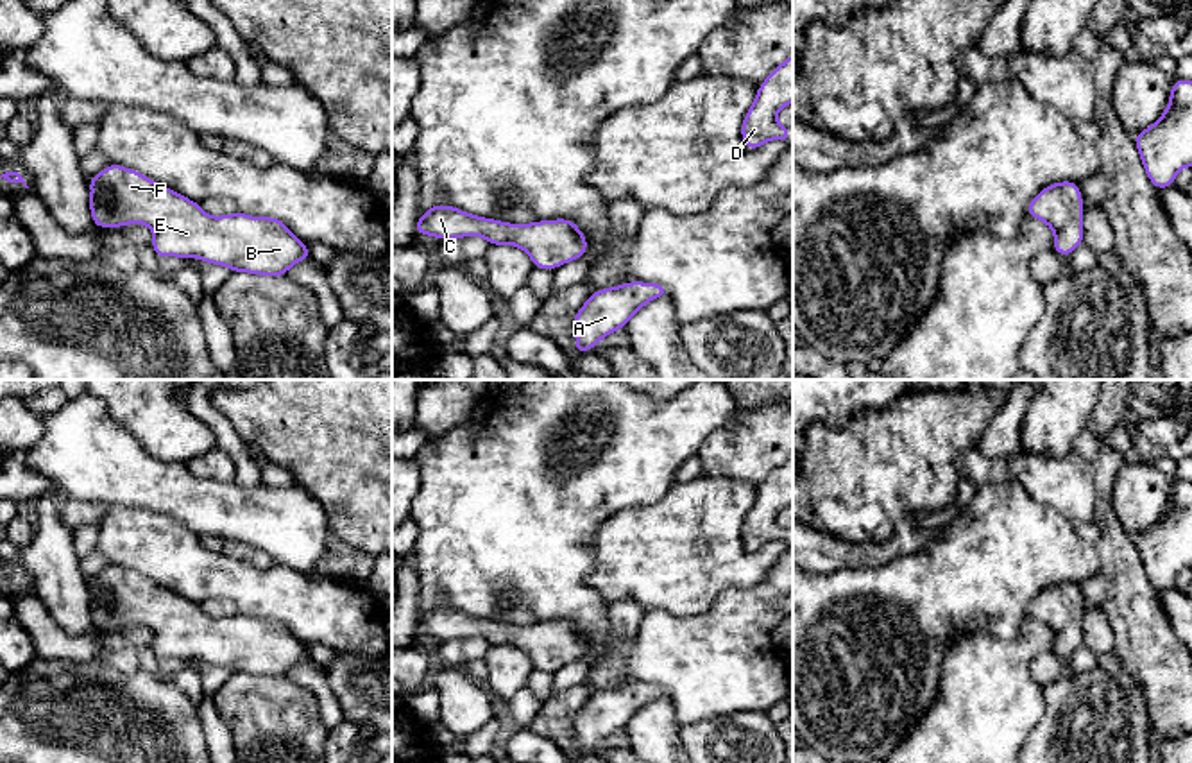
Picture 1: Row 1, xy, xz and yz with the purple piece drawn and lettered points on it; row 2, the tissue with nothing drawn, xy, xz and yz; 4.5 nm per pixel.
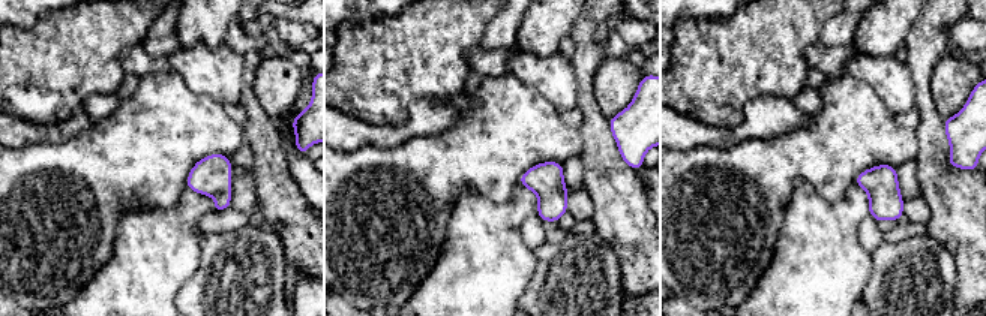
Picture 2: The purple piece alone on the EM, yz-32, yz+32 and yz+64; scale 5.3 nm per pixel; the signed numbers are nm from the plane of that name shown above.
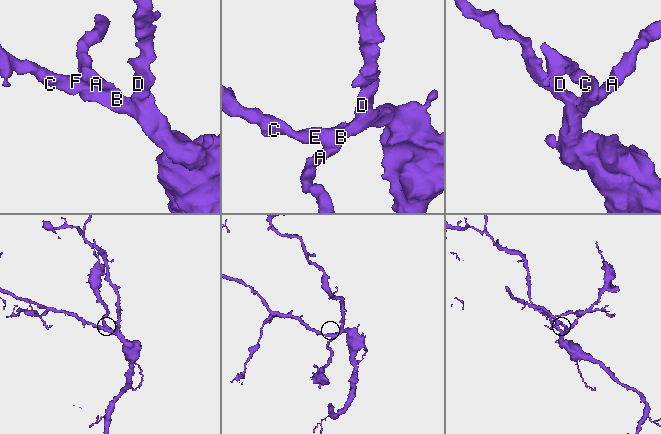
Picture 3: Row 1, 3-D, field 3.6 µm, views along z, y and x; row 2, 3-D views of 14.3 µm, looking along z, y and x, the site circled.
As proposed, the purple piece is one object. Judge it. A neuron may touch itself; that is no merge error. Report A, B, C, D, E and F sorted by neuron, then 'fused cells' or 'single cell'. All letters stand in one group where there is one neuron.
A B C D E F; single cell

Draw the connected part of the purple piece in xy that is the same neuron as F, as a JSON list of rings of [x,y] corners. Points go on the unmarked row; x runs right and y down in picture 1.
[[[111,564],[88,584],[95,629],[145,625],[154,634],[150,648],[159,659],[199,659],[260,677],[286,677],[290,668],[311,659],[308,645],[283,622],[242,613],[211,618],[199,604],[138,571]]]

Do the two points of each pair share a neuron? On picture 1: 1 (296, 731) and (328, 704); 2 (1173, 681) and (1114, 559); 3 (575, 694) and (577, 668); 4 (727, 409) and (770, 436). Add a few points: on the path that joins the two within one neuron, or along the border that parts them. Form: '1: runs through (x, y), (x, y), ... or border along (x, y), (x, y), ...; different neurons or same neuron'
1: border along (290, 681), (314, 695), (319, 717), (330, 729); different neurons
2: runs through (1149, 651), (1128, 590); same neuron
3: border along (586, 681), (553, 694); different neurons
4: border along (741, 407), (729, 427), (715, 430), (704, 441); different neurons

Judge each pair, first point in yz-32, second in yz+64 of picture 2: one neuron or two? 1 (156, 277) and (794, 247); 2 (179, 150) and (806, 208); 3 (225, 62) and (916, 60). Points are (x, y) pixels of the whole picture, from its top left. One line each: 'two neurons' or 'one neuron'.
1: one neuron
2: two neurons
3: two neurons

